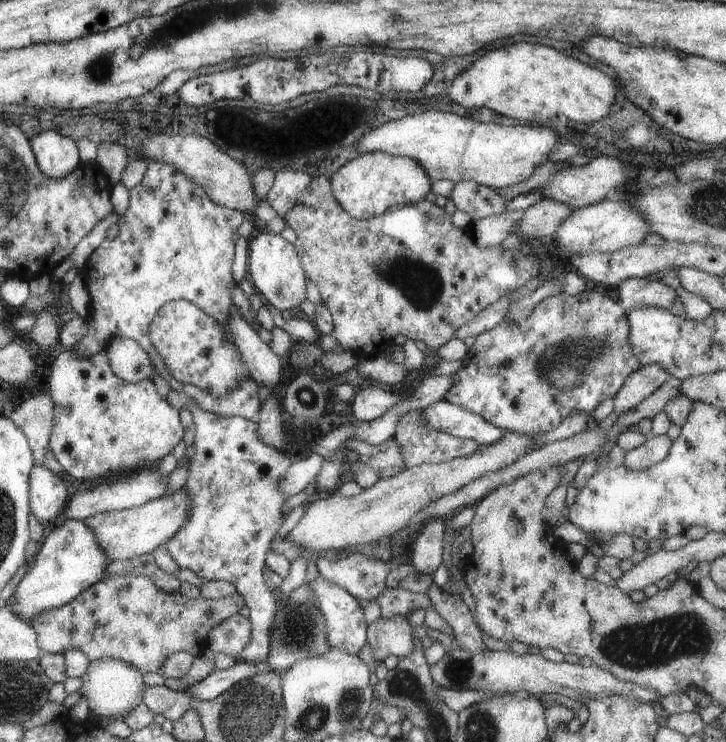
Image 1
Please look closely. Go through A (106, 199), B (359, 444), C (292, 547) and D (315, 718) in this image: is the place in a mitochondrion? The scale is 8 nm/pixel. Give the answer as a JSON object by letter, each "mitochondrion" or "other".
{"A":"other","B":"other","C":"other","D":"mitochondrion"}

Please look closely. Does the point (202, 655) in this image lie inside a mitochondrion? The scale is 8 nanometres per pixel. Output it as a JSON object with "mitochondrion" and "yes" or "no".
{"mitochondrion":"no"}

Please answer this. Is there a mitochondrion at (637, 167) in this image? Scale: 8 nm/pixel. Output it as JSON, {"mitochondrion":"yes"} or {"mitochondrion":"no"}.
{"mitochondrion":"no"}

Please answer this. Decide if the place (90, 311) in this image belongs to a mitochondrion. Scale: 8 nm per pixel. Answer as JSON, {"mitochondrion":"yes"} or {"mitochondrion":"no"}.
{"mitochondrion":"no"}

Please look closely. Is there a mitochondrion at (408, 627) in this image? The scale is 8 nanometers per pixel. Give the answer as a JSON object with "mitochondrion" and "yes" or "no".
{"mitochondrion":"no"}

